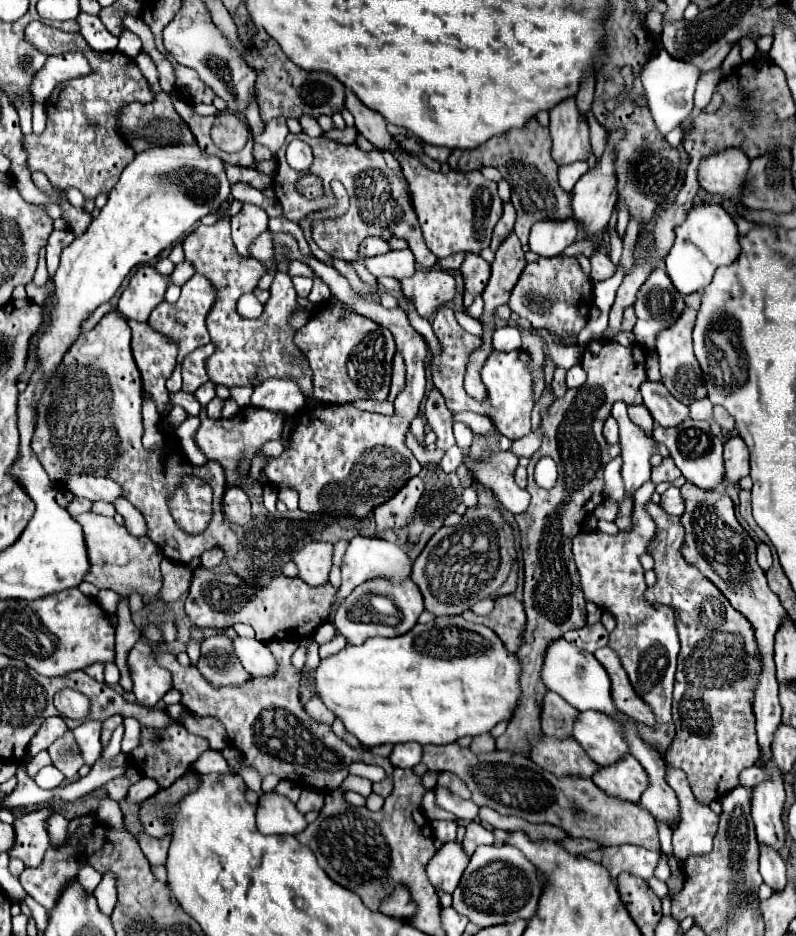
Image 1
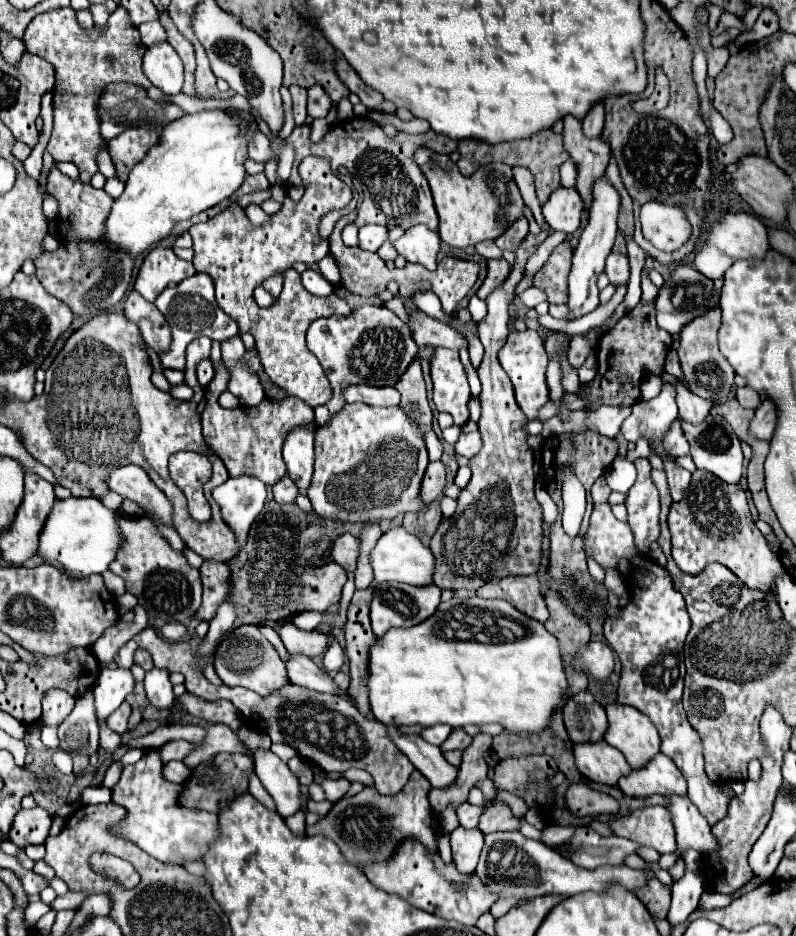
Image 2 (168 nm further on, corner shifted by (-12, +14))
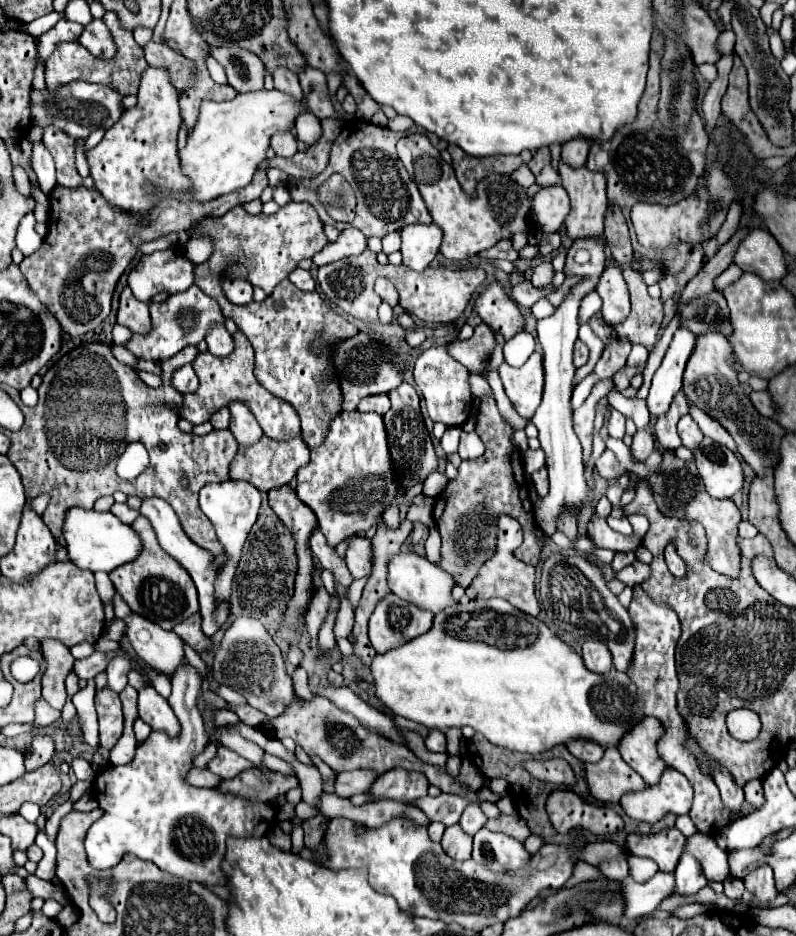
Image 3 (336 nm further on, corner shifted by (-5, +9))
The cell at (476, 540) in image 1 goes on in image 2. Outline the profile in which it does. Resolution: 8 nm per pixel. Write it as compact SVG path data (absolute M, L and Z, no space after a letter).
M547 232L527 234L515 250L515 264L511 266L505 282L487 296L487 316L477 324L479 338L485 346L485 356L479 366L481 378L481 418L479 432L483 448L469 460L473 478L457 498L457 510L451 520L445 520L431 538L431 552L435 556L433 582L441 590L477 590L487 580L505 576L535 574L541 564L541 538L543 514L541 504L533 494L533 450L527 446L527 432L523 430L527 418L517 408L513 384L497 360L499 348L507 342L509 334L509 306L515 298L515 288L525 274L527 258L543 242Z

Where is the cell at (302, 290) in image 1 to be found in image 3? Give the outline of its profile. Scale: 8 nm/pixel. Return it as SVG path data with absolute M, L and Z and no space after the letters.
M296 267L296 269L288 275L288 279L290 279L298 289L302 289L302 291L312 291L312 289L316 289L316 283L314 283L310 271L306 271L306 269Z

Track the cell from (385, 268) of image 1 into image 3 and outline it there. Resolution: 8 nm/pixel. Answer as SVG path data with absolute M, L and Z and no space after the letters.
M414 223L404 227L400 235L402 235L400 251L404 257L404 265L408 265L414 271L424 271L440 251L442 229L434 223L430 225Z

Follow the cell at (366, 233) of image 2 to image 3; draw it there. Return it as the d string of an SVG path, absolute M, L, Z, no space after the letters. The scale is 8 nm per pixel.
M350 227L350 229L344 229L338 235L336 241L328 243L312 259L320 267L320 265L328 265L336 259L344 259L344 257L350 257L350 255L360 255L364 249L366 249L366 237L358 229Z

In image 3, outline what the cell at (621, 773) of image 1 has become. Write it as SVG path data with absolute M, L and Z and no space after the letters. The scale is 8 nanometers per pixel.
M666 769L658 785L652 785L640 793L624 795L620 805L628 817L652 825L666 813L686 815L692 807L692 799L694 789L690 781L676 769Z

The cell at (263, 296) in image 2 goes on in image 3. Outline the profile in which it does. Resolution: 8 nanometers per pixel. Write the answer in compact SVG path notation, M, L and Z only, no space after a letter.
M224 277L222 279L222 291L226 293L232 303L248 303L252 301L252 285L248 281L236 279L236 277Z

